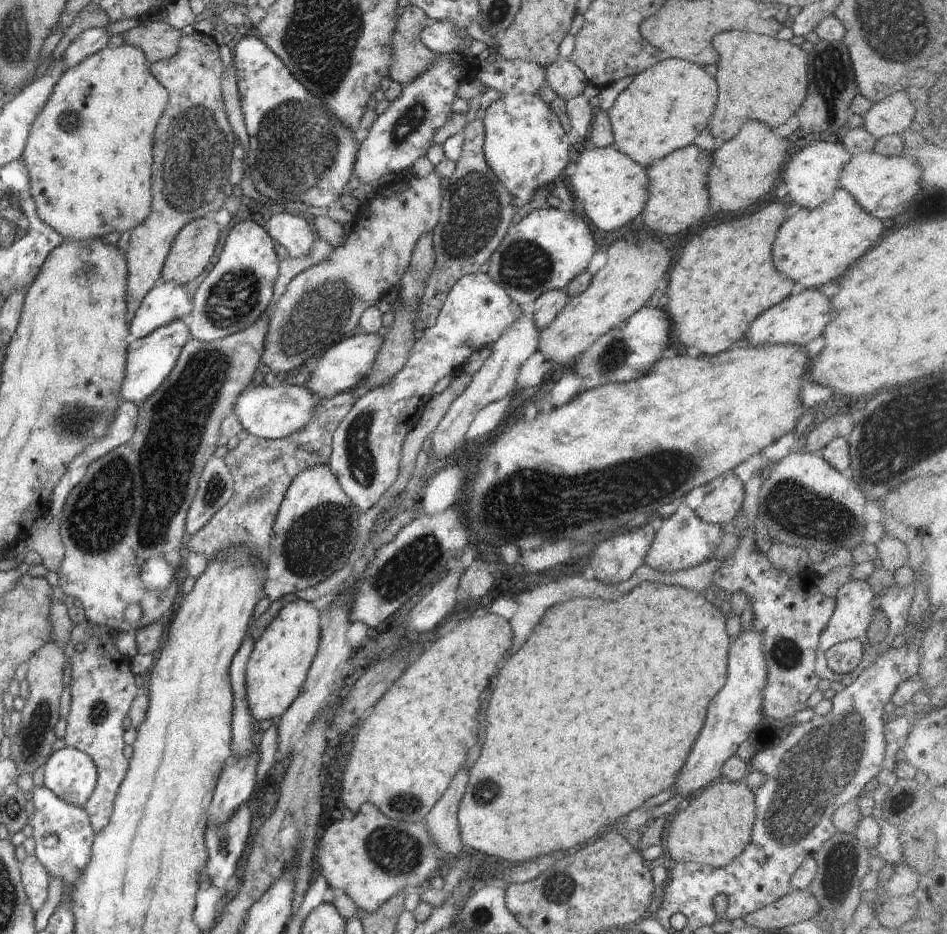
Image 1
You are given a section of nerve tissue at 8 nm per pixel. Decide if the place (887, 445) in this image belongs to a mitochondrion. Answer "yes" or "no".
yes

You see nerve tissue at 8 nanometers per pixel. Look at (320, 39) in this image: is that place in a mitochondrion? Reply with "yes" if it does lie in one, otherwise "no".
yes

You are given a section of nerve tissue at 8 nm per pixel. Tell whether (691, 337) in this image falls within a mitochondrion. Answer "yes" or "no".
no

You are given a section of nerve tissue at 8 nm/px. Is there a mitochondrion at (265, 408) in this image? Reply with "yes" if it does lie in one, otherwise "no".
no

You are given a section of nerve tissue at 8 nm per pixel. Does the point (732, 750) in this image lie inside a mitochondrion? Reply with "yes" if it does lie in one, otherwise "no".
no

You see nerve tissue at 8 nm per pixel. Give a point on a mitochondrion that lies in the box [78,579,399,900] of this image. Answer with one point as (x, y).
(99, 708)

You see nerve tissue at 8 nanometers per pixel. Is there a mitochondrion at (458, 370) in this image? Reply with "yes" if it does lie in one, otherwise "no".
no

